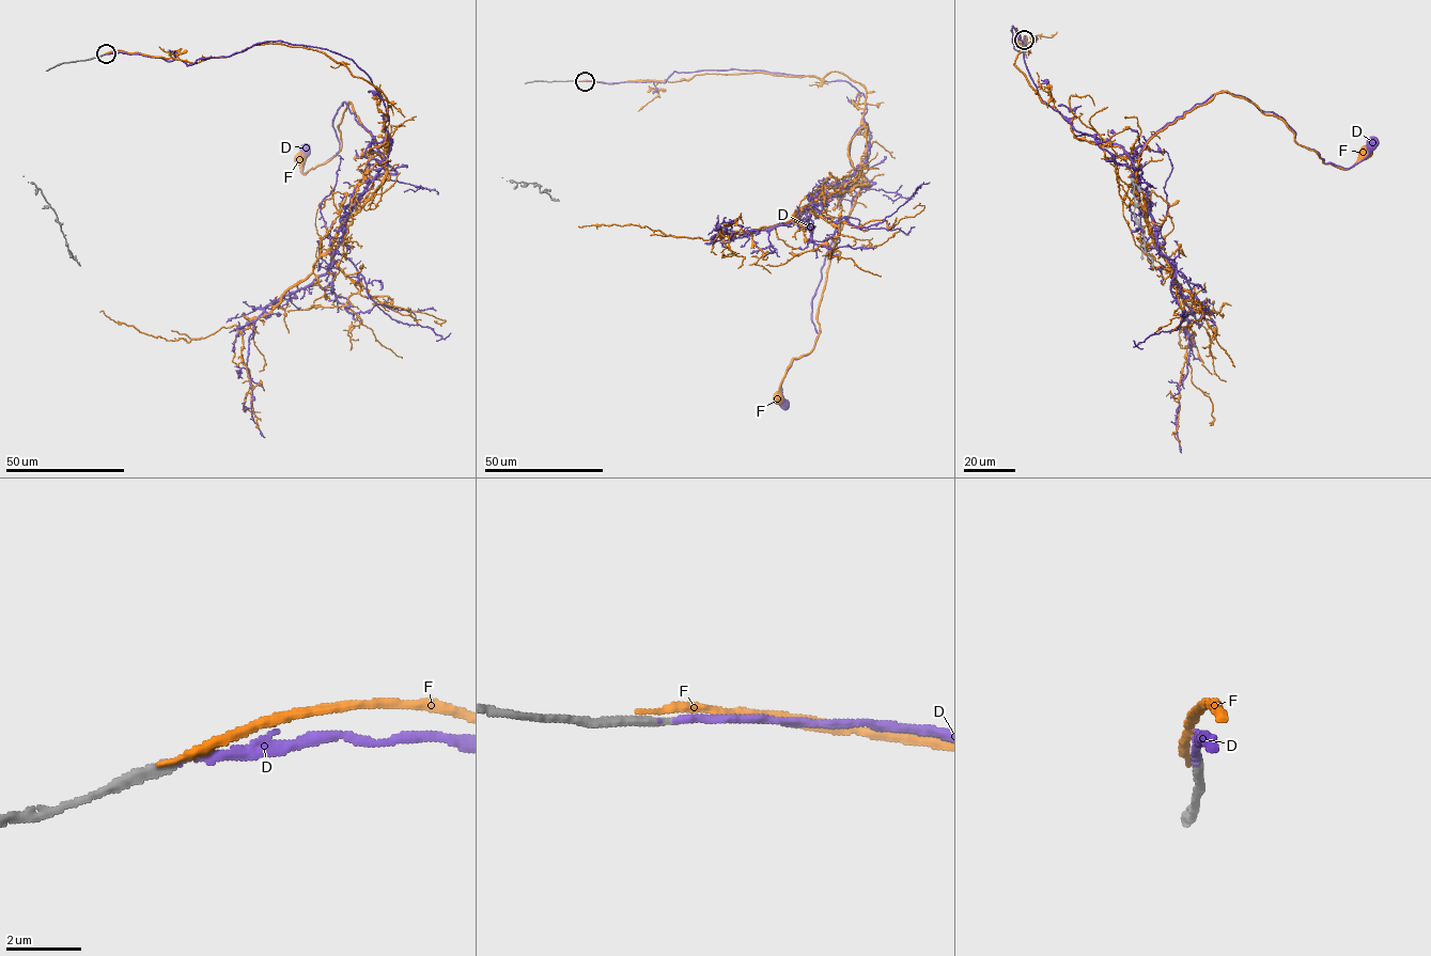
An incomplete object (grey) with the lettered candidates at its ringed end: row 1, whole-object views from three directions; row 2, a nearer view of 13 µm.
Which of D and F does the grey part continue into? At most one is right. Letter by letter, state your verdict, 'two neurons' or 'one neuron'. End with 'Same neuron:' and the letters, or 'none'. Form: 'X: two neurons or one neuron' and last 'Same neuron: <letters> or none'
D: one neuron
F: two neurons
Same neuron: D

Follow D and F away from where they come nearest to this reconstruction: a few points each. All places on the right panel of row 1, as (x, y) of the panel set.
D: (1024, 40), (1013, 26), (1040, 98), (1133, 169), (1222, 92), (1324, 162), (1369, 143)
F: (1024, 40), (1015, 29), (1014, 64), (1039, 98), (1136, 174), (1152, 138), (1226, 92), (1324, 163), (1366, 150)

